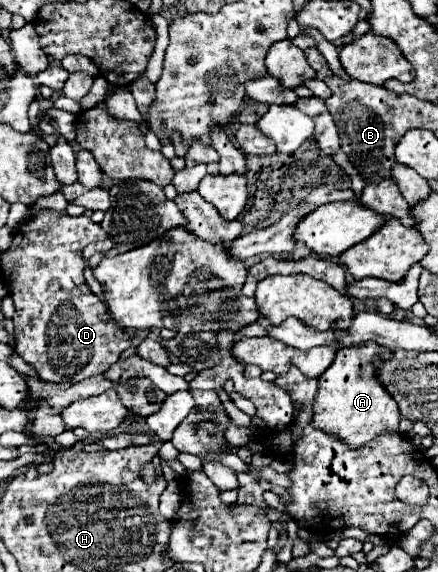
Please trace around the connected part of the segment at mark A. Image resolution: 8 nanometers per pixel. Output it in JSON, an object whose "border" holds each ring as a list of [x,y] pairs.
{"border":[[[368,342],[364,346],[340,348],[330,368],[318,378],[320,386],[312,406],[314,410],[312,426],[316,426],[318,430],[322,428],[324,432],[336,436],[338,440],[346,442],[350,448],[360,448],[384,432],[390,432],[390,434],[400,432],[398,404],[392,400],[392,396],[384,390],[384,386],[378,382],[374,374],[372,356],[376,354],[382,356],[384,360],[390,358],[390,352],[378,346],[376,342]]]}

